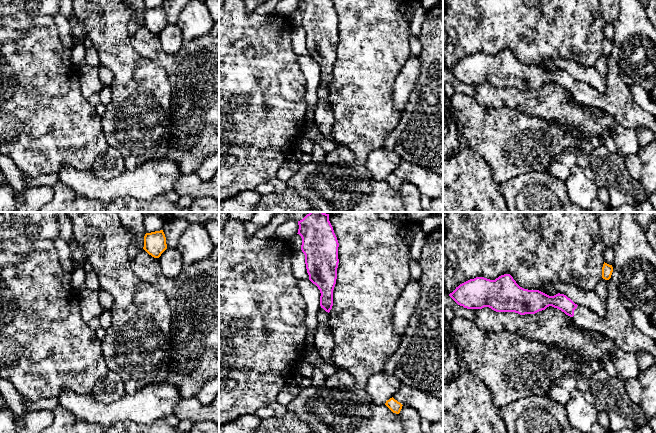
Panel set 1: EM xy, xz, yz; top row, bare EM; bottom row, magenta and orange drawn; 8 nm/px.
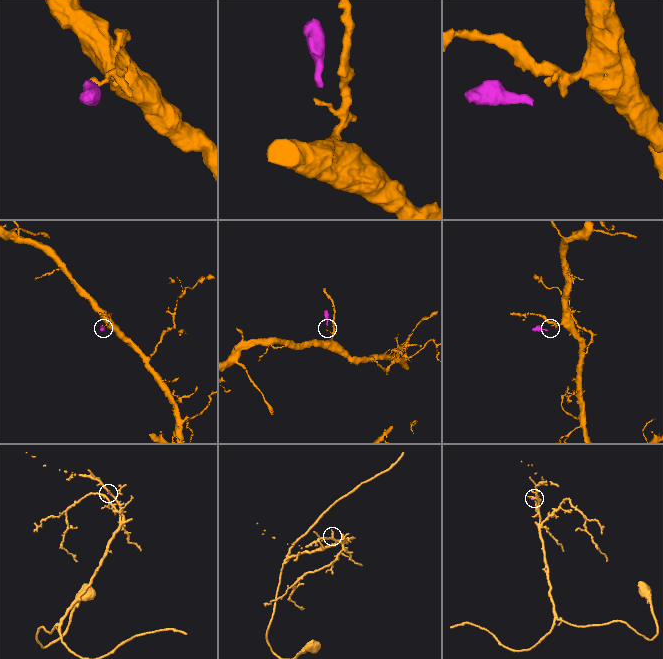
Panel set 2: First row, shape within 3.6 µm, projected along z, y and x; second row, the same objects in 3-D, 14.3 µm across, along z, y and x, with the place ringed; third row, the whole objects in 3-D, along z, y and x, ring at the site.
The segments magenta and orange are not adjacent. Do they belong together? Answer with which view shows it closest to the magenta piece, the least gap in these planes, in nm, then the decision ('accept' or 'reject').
yz | 300 nm | reject

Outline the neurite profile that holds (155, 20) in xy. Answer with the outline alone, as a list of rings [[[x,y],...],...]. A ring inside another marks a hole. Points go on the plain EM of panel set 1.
[[[163,6],[146,9],[143,25],[152,33],[159,34],[167,25],[166,13]]]

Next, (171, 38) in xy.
[[[167,24],[158,34],[162,50],[167,54],[175,54],[183,45],[183,34],[177,24]]]

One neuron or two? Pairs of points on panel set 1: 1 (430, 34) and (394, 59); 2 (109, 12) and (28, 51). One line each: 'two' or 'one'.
1: two
2: two

